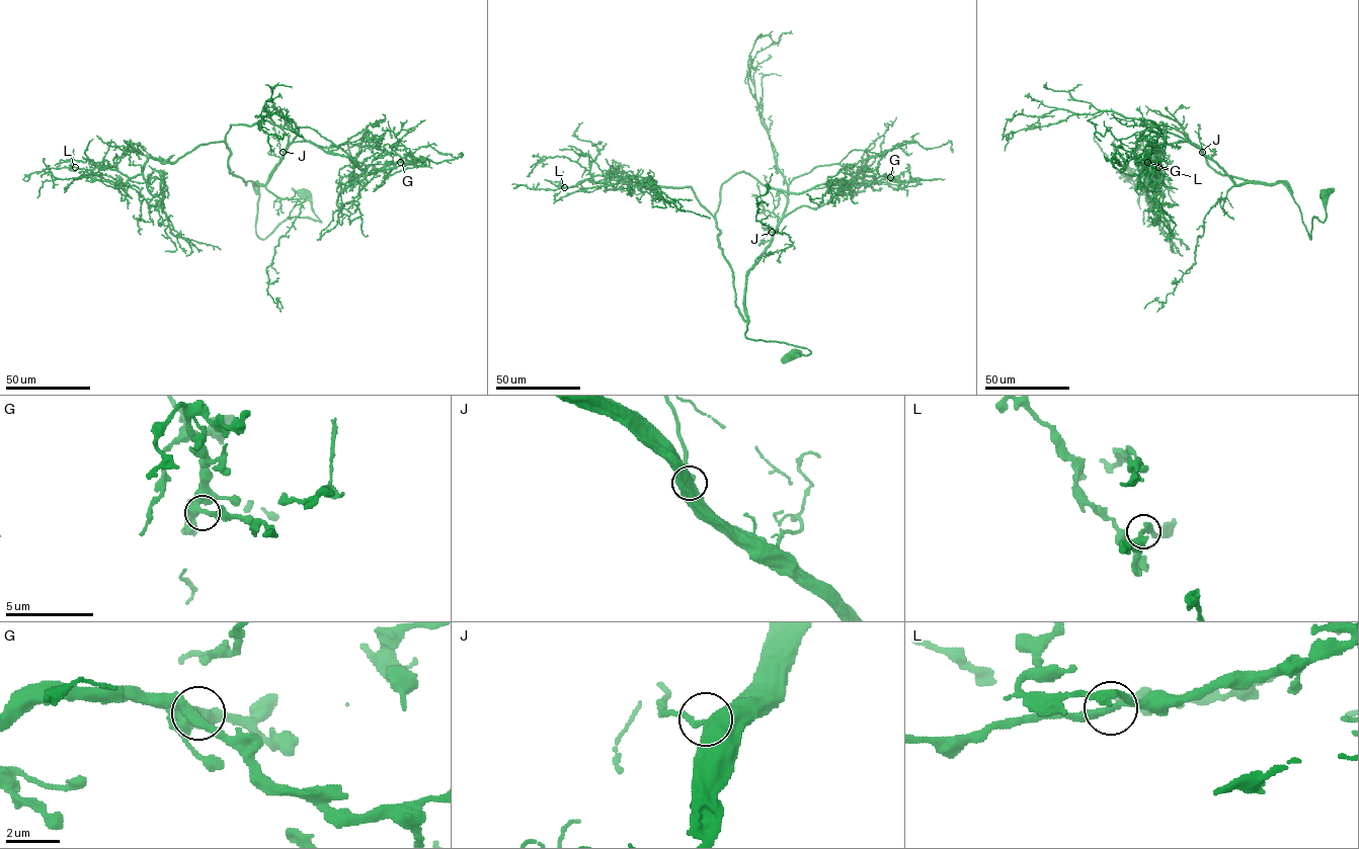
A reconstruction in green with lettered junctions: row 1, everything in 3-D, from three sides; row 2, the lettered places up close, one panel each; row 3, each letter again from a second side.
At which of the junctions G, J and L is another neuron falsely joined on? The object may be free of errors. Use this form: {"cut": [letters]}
{"cut": ["L"]}

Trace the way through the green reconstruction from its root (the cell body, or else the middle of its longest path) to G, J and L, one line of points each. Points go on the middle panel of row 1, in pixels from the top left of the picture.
G: (793, 353), (810, 351), (745, 336), (748, 271), (789, 214), (802, 205), (823, 205), (837, 188), (890, 177)
J: (793, 353), (808, 355), (810, 351), (781, 342), (750, 340), (745, 336), (746, 275), (770, 244), (772, 232)
L: (793, 353), (810, 351), (745, 336), (716, 221), (690, 187), (595, 175), (564, 187)

